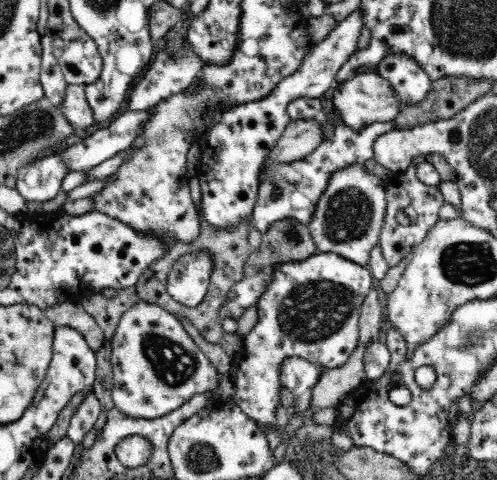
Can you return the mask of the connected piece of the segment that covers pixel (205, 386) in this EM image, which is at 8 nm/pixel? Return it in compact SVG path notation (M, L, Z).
M141 301L121 317L111 339L109 364L113 369L113 403L118 411L134 418L164 416L194 394L220 386L216 368L186 334L180 320L152 302Z

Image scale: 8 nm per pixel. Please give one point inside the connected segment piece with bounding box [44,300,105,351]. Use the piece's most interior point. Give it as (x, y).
(64, 313)

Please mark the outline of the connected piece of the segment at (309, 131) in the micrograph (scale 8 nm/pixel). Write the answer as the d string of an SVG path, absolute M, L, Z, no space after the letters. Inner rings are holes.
M315 119L287 120L284 132L268 151L264 163L300 160L322 141L321 124Z

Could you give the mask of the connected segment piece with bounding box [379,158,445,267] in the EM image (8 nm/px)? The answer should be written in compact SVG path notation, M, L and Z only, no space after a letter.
M414 158L411 166L405 171L393 172L385 180L387 208L379 246L388 267L398 265L404 258L411 255L413 249L438 222L438 212L445 202L439 187L428 186L418 180L415 164L420 160Z

